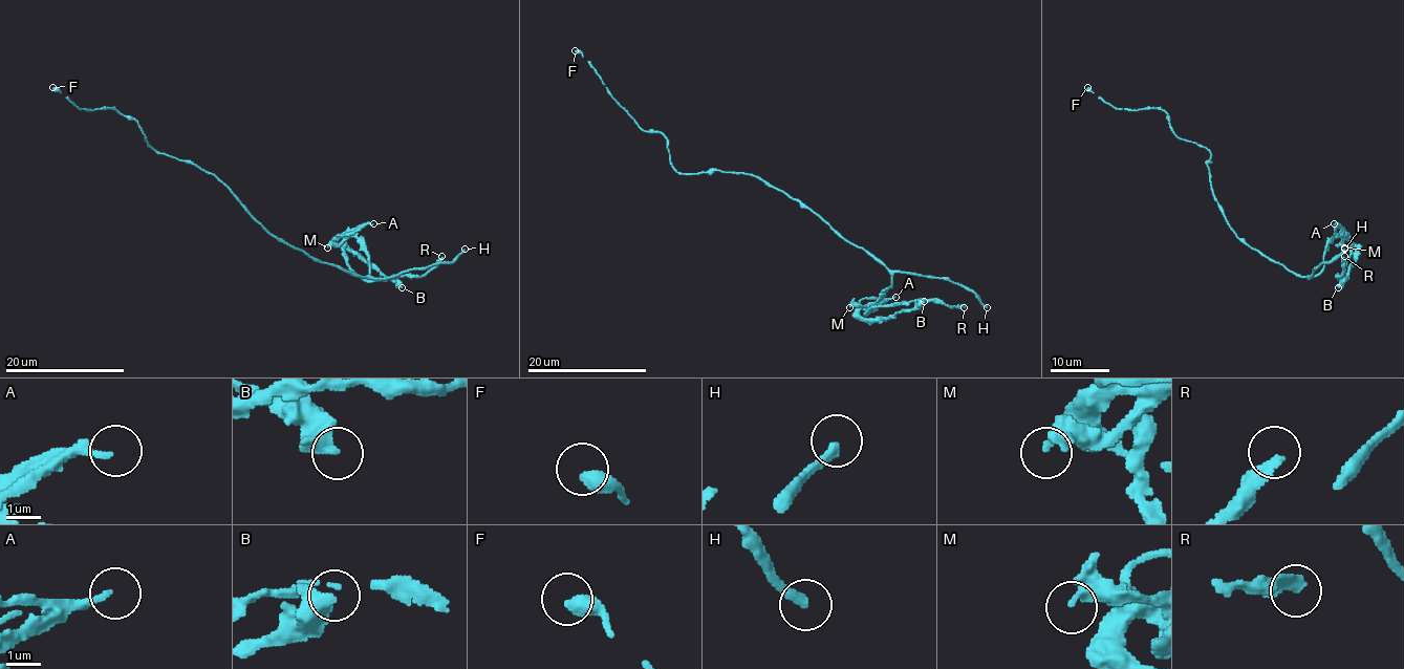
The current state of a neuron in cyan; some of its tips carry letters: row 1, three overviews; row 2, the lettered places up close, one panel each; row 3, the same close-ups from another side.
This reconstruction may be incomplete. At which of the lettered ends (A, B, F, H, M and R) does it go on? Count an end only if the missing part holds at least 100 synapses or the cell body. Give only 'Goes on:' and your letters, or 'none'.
Goes on: H

